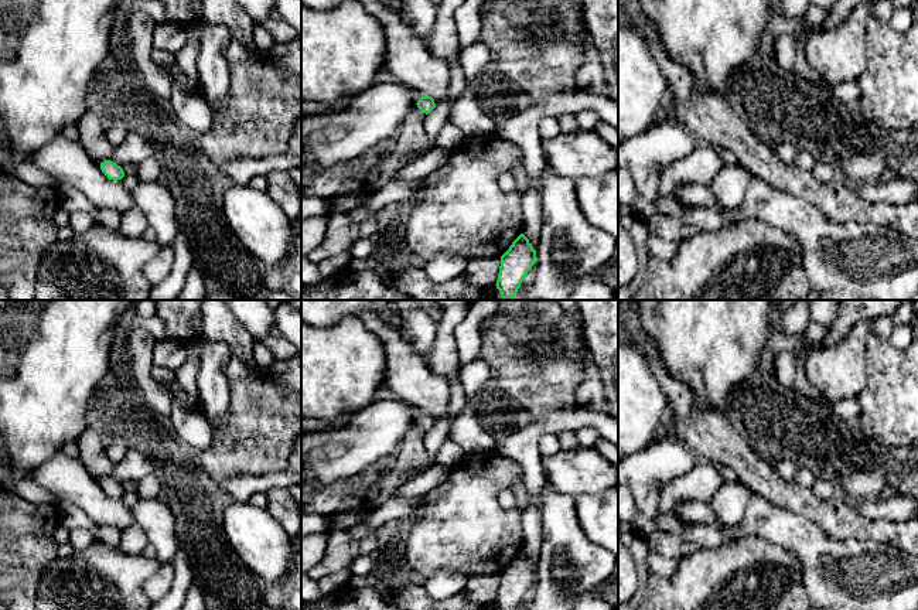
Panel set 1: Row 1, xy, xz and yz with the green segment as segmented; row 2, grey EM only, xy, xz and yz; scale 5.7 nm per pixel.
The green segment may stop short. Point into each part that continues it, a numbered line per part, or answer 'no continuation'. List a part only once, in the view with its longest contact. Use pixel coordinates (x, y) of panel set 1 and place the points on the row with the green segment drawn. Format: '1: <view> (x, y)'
no continuation

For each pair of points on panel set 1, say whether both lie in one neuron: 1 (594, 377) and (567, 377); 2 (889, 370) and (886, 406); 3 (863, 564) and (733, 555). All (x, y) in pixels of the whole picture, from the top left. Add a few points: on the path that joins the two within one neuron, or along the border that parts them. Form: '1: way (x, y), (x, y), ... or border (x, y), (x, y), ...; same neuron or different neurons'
1: border (584, 343), (583, 381), (576, 392), (577, 406); different neurons
2: way (889, 378), (889, 398); same neuron
3: border (770, 541), (782, 545), (798, 558), (806, 592); different neurons

